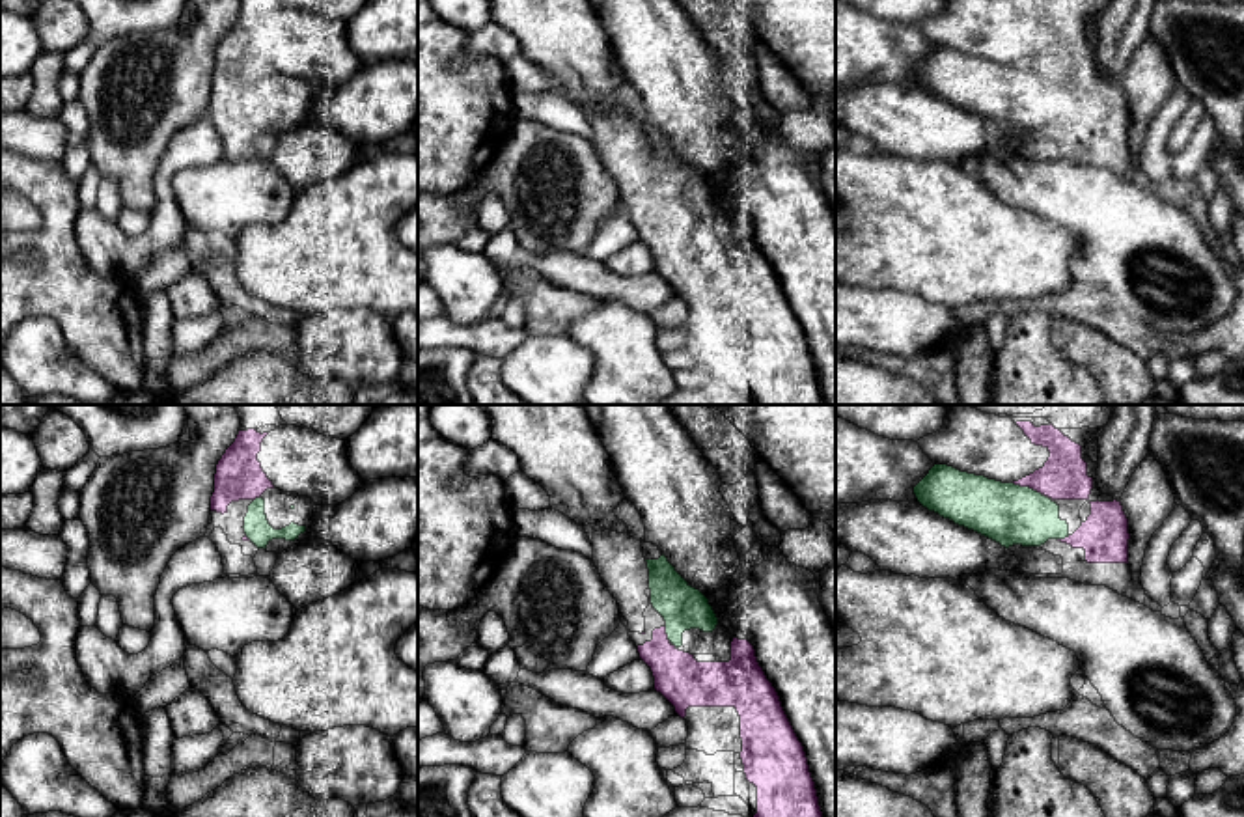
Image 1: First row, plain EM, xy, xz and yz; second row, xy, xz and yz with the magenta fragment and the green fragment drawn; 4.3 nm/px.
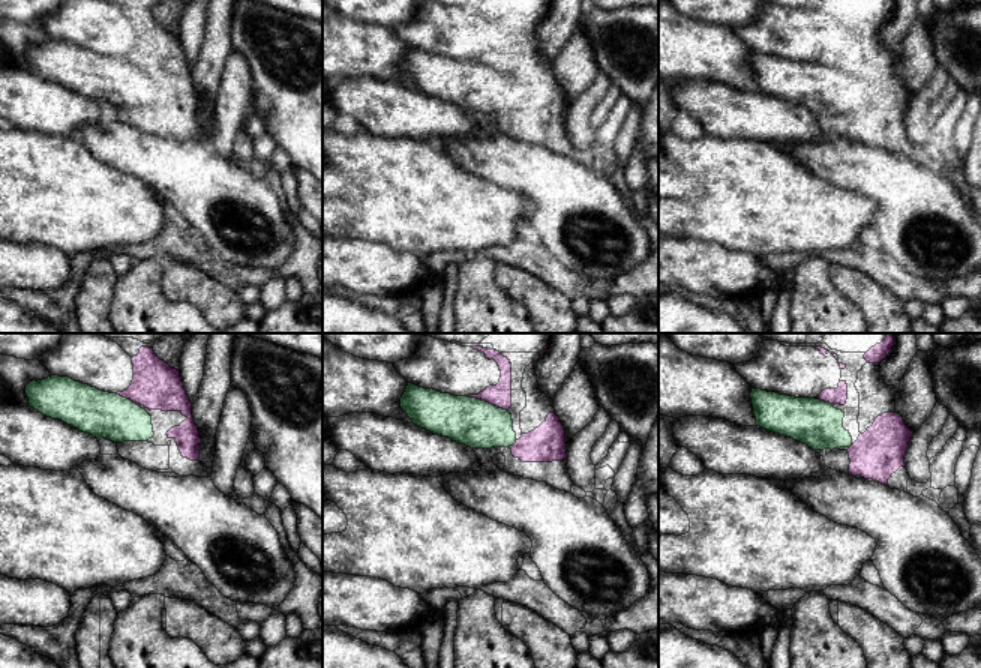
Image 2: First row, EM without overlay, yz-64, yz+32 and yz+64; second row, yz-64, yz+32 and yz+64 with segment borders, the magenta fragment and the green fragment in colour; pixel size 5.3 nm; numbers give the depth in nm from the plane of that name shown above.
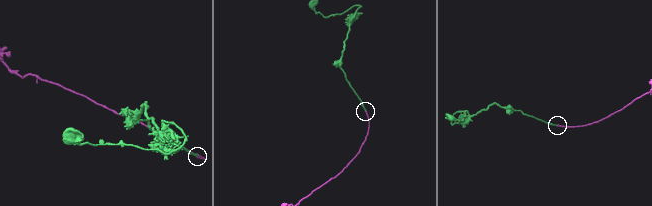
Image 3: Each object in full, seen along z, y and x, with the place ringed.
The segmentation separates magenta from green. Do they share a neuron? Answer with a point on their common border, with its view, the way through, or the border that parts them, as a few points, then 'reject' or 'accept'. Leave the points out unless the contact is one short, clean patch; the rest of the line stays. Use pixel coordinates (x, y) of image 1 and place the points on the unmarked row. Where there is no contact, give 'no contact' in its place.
yz (1028, 68) | accept

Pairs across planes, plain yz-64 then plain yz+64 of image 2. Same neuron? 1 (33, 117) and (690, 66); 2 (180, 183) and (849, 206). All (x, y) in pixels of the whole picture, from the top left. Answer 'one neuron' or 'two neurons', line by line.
1: two neurons
2: two neurons

